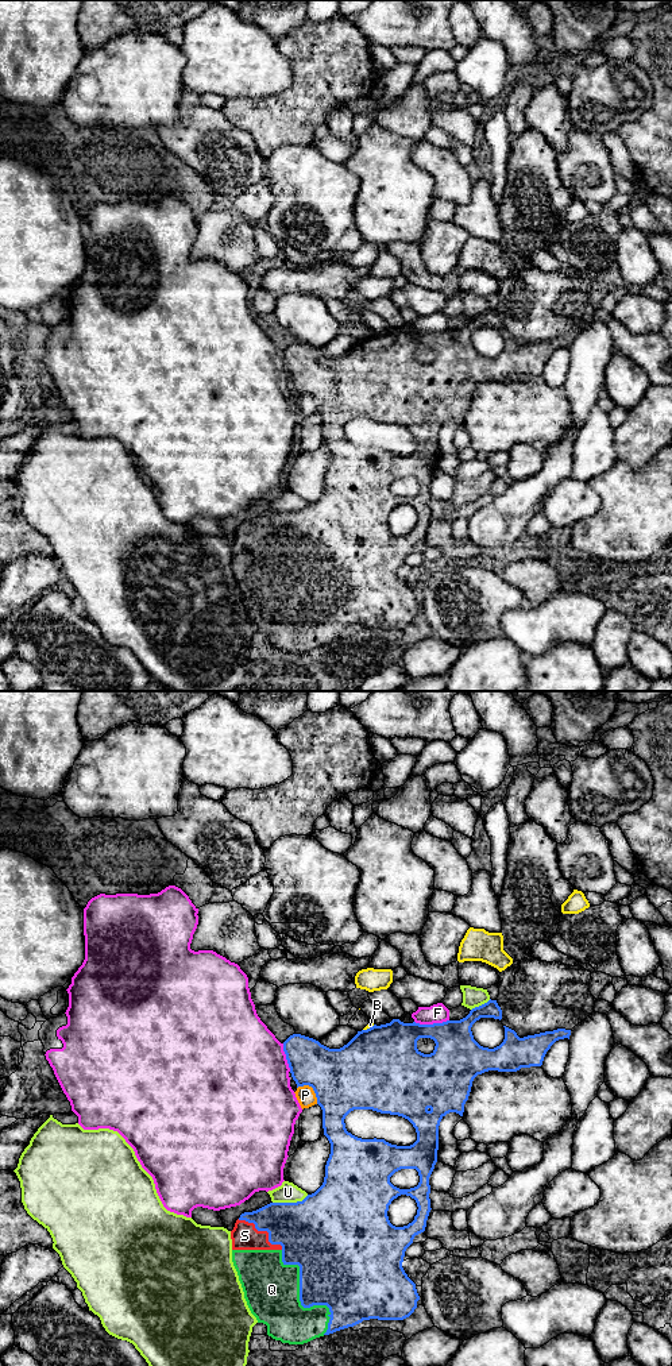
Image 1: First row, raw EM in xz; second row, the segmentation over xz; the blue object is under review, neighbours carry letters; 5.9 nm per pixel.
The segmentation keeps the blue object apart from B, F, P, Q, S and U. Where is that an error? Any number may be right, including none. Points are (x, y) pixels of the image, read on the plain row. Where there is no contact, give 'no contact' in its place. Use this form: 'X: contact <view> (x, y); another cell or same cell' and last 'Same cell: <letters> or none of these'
B: contact xz (370, 336); another cell
F: contact xz (431, 334); another cell
P: contact xz (312, 396); another cell
Q: contact xz (300, 608); same cell
S: contact xz (263, 539); same cell
U: contact xz (290, 512); another cell
Same cell: Q, S

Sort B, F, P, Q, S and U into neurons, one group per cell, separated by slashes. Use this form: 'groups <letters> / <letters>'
groups B / F / P / Q S / U

